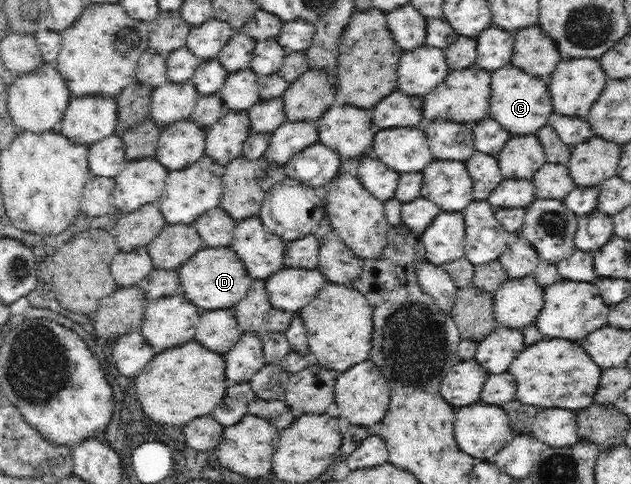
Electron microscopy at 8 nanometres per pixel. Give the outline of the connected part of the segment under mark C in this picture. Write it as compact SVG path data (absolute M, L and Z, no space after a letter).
M501 67L495 73L491 72L491 95L489 95L489 118L497 122L503 129L513 136L535 134L539 127L547 123L552 114L552 105L549 103L549 91L545 81L533 79L525 75L517 67Z

